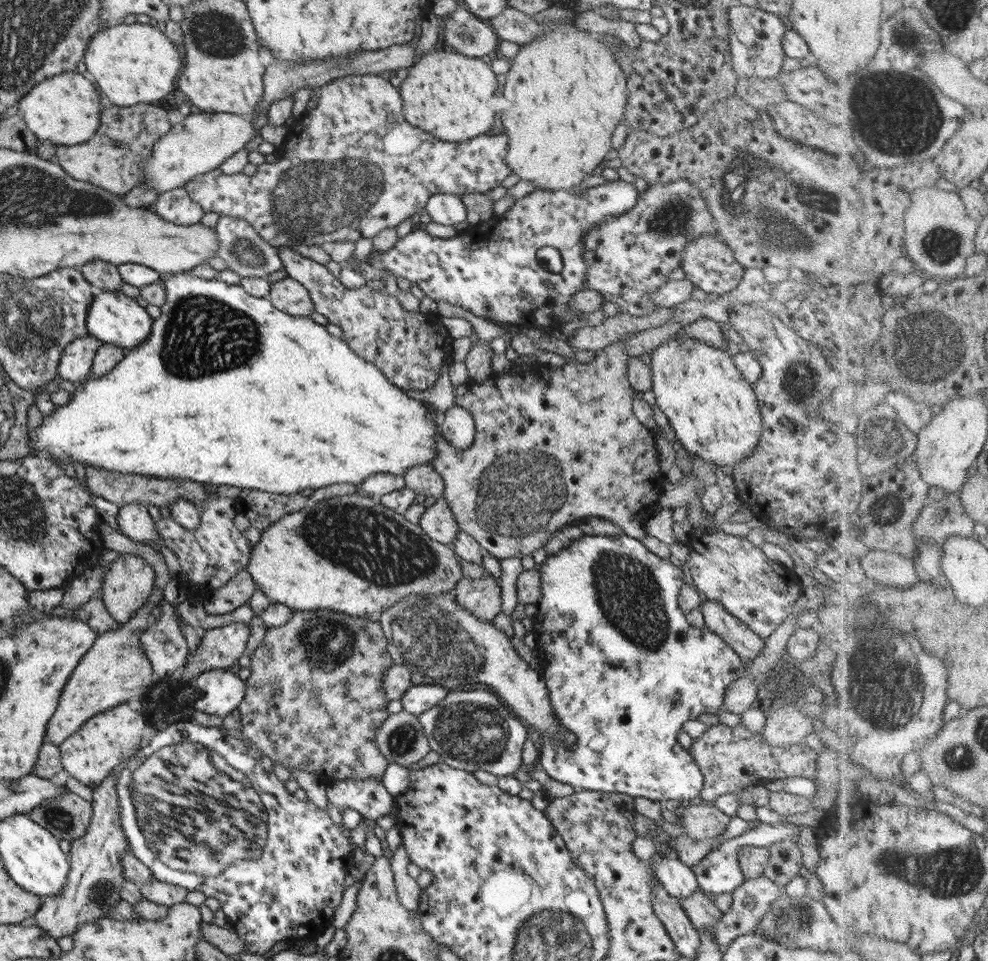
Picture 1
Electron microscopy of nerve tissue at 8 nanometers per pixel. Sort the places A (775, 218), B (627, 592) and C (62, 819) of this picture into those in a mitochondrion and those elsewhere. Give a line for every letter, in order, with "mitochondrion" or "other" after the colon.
A: mitochondrion
B: mitochondrion
C: mitochondrion

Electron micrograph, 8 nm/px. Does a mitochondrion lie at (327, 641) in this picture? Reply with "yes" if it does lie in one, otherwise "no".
yes

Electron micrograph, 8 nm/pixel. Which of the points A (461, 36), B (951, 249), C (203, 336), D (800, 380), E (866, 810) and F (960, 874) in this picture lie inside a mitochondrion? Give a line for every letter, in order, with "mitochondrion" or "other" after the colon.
A: mitochondrion
B: mitochondrion
C: mitochondrion
D: mitochondrion
E: other
F: mitochondrion

